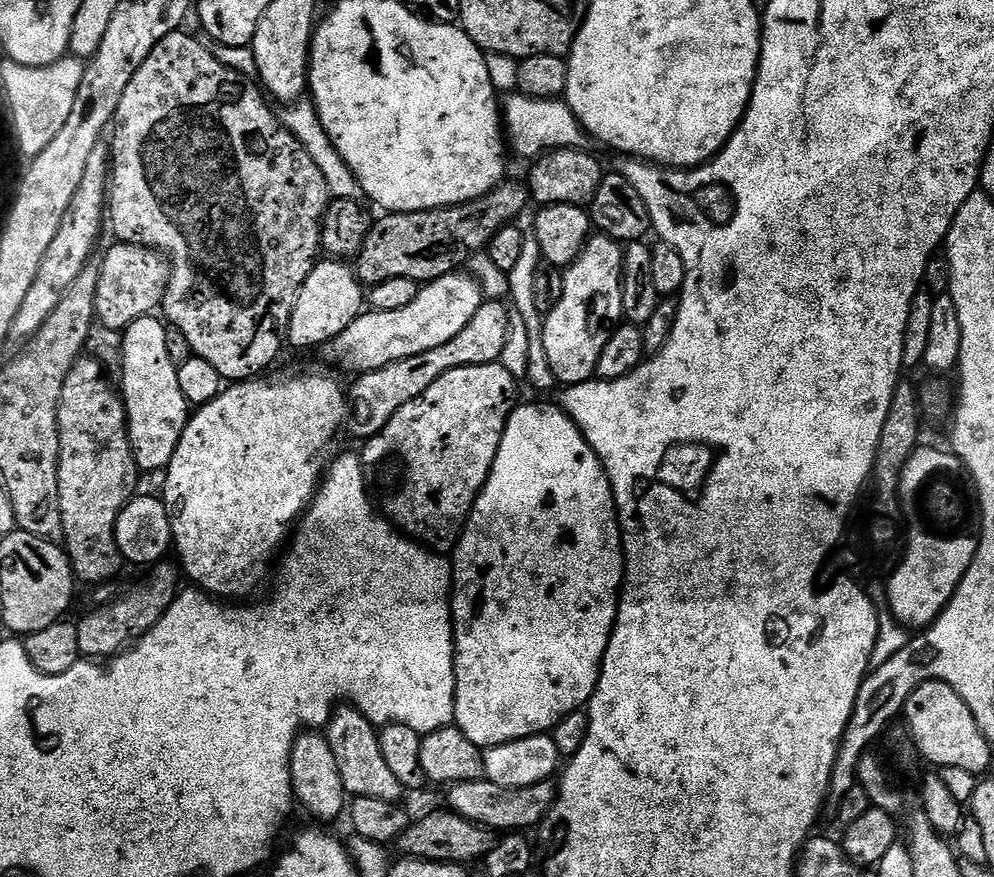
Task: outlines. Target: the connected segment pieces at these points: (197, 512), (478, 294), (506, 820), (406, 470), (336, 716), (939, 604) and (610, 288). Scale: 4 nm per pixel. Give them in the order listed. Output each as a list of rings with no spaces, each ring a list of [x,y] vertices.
[[[304,372],[301,376],[290,377],[289,380],[264,379],[253,378],[233,383],[221,390],[210,403],[199,405],[189,415],[188,424],[174,450],[174,458],[170,458],[168,463],[166,469],[168,477],[164,480],[164,492],[162,491],[162,499],[168,511],[168,517],[172,519],[174,552],[180,555],[178,564],[183,575],[187,579],[189,576],[196,583],[193,585],[199,591],[206,592],[213,598],[223,598],[228,602],[236,602],[239,601],[239,596],[250,595],[267,578],[268,571],[270,571],[270,576],[294,525],[308,511],[312,497],[319,489],[321,479],[330,463],[330,457],[333,455],[332,443],[336,440],[336,431],[339,428],[341,431],[346,424],[346,392],[343,387],[340,389],[340,384],[334,377],[327,376],[324,372]]]
[[[455,271],[437,280],[427,281],[421,287],[418,298],[414,298],[414,302],[403,310],[365,311],[327,345],[329,358],[351,374],[363,374],[390,366],[390,362],[414,358],[414,354],[426,354],[426,350],[446,346],[458,338],[462,330],[466,330],[466,322],[478,314],[486,300],[481,285],[471,275],[460,275],[459,271]]]
[[[486,779],[462,782],[447,789],[447,807],[462,818],[481,824],[483,828],[500,834],[520,834],[528,830],[524,828],[535,829],[547,818],[556,800],[557,787],[555,779],[537,782],[535,786],[522,786],[522,790],[506,790],[506,786],[494,786],[494,782]]]
[[[497,362],[482,366],[462,366],[442,374],[442,378],[438,378],[438,382],[426,386],[426,390],[422,390],[422,394],[418,394],[418,398],[406,402],[406,406],[402,406],[402,410],[398,410],[398,414],[394,414],[394,418],[390,418],[390,422],[386,422],[386,426],[377,436],[367,437],[365,444],[368,445],[365,446],[364,452],[359,453],[360,464],[364,468],[364,482],[368,485],[369,493],[378,501],[378,508],[384,519],[395,525],[405,536],[423,544],[425,548],[431,548],[434,552],[451,553],[456,541],[464,535],[464,525],[468,523],[468,516],[471,514],[473,506],[476,505],[476,500],[494,466],[494,458],[498,454],[498,446],[502,442],[504,428],[508,424],[512,409],[517,407],[516,380],[512,377],[511,370],[503,368],[502,365],[503,363]]]
[[[340,706],[332,713],[326,735],[330,750],[334,750],[334,762],[338,762],[338,774],[342,774],[342,786],[349,797],[378,798],[391,804],[403,801],[406,789],[386,767],[377,725],[371,724],[357,708]]]
[[[918,538],[916,548],[908,552],[904,566],[899,568],[900,576],[887,577],[888,603],[895,620],[908,630],[923,630],[943,612],[944,607],[951,602],[962,578],[966,578],[966,570],[974,562],[976,553],[972,550],[969,540],[952,540],[951,543],[941,543],[931,538]]]
[[[593,235],[577,260],[563,269],[562,276],[560,297],[542,320],[543,359],[548,360],[547,371],[556,375],[561,385],[585,384],[596,376],[598,354],[624,315],[624,248],[609,236]]]

